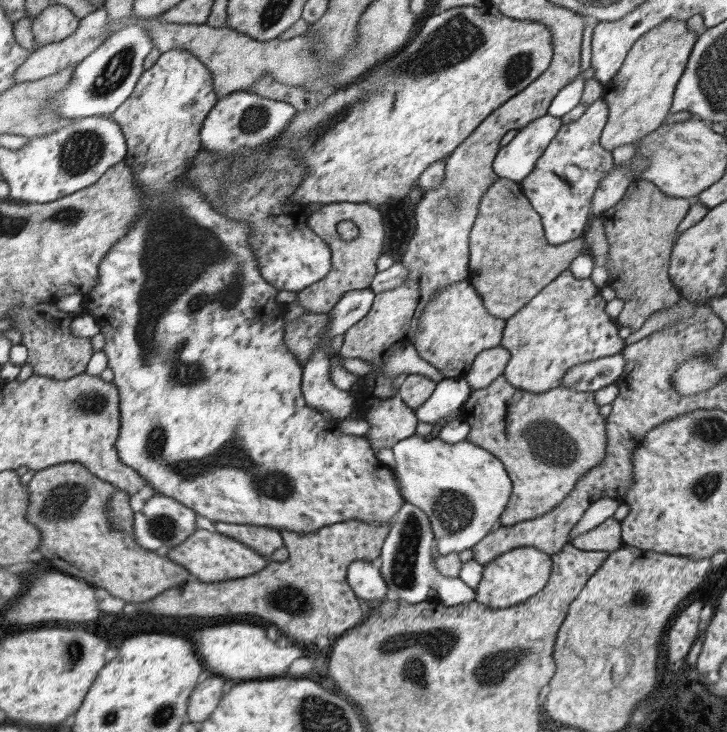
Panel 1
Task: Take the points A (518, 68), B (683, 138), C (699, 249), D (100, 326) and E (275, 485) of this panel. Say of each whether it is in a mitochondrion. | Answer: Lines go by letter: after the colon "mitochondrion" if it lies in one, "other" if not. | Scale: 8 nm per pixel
A: mitochondrion
B: other
C: other
D: other
E: mitochondrion

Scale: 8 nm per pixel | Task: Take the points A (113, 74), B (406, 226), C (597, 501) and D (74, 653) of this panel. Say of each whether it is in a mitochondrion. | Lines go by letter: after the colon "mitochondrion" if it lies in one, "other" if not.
A: mitochondrion
B: mitochondrion
C: other
D: mitochondrion

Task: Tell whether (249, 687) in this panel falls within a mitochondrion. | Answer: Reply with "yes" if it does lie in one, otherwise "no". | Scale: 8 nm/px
no

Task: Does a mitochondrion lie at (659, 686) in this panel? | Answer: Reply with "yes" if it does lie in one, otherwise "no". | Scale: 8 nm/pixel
no

